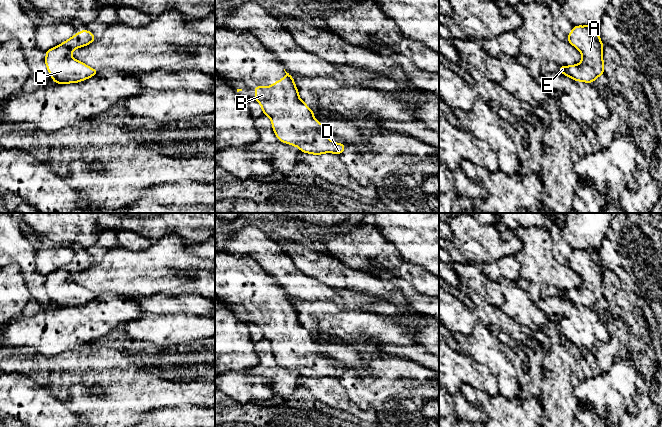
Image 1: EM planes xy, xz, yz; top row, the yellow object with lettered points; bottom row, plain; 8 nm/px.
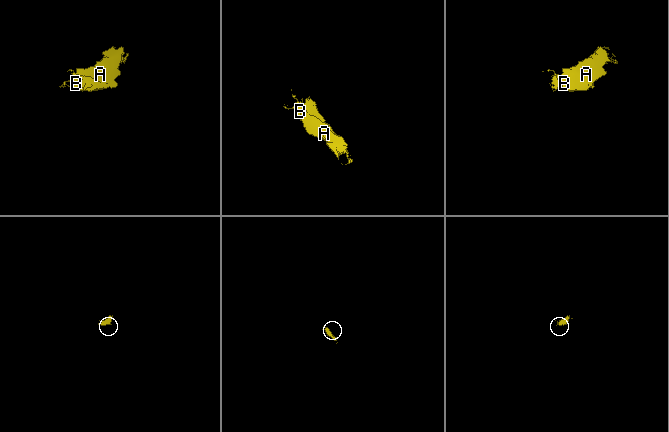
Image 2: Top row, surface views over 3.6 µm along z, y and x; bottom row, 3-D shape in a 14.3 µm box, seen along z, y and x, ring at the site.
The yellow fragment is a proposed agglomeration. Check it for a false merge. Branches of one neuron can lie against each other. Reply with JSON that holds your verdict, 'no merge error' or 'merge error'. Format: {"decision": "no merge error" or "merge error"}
{"decision": "no merge error"}

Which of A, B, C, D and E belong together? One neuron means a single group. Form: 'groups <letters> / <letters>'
groups A B C D E

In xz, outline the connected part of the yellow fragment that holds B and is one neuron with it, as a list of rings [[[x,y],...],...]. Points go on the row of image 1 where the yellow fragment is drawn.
[[[287,73],[271,86],[257,86],[255,100],[272,123],[279,141],[297,146],[300,151],[321,155],[340,155],[346,145],[335,143],[326,135],[326,127],[314,118],[313,111],[299,98],[293,77]]]

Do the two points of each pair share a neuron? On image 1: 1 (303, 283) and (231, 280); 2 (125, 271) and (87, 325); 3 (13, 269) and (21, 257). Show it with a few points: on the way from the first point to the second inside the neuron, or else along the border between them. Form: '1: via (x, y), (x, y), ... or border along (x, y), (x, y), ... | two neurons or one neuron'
1: border along (259, 266), (275, 280), (284, 292) | two neurons
2: border along (98, 294), (122, 292), (132, 296) | two neurons
3: border along (10, 262), (15, 262), (20, 266) | two neurons

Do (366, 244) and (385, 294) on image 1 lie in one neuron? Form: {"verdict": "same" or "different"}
{"verdict": "different"}

